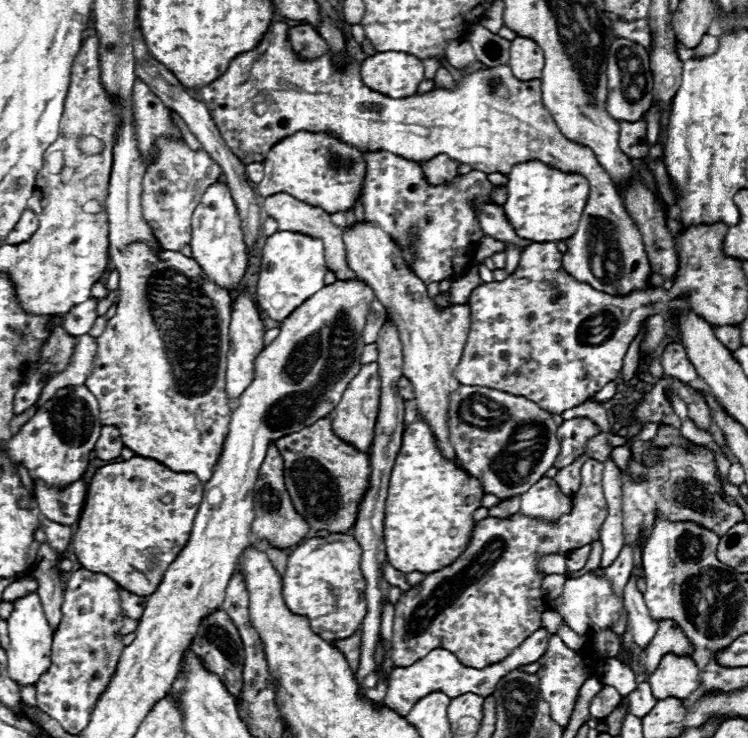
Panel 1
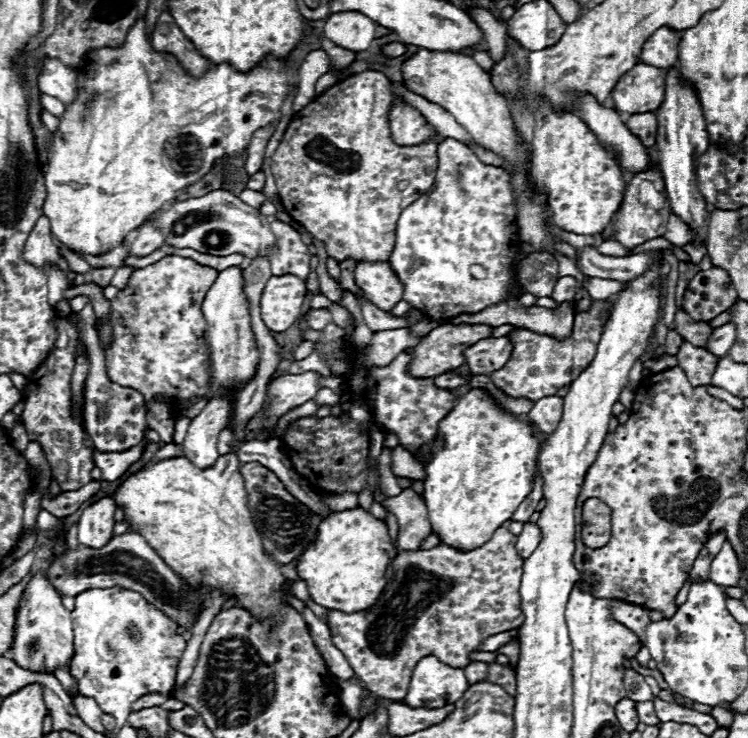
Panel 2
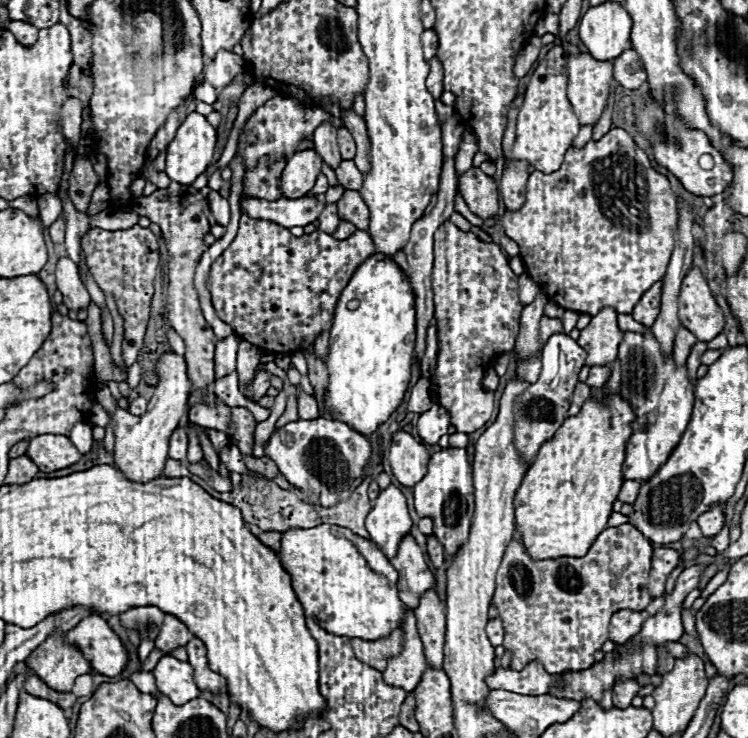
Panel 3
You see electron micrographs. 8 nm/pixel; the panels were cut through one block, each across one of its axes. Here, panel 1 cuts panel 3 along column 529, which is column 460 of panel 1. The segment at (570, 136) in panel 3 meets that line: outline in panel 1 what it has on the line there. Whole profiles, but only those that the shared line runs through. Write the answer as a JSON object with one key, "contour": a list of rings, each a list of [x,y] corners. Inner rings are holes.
{"contour":[[[274,20],[254,50],[238,54],[220,78],[200,88],[200,98],[206,104],[208,112],[212,114],[212,120],[216,122],[216,128],[220,130],[224,142],[244,164],[262,162],[268,150],[272,148],[272,144],[298,130],[306,130],[306,132],[332,130],[340,134],[344,142],[354,144],[358,148],[364,150],[382,148],[408,160],[428,160],[436,154],[448,154],[452,160],[458,160],[460,164],[468,164],[484,174],[500,172],[508,176],[508,172],[520,162],[542,162],[550,168],[558,168],[560,172],[580,174],[590,184],[590,196],[584,206],[578,230],[574,236],[566,240],[568,250],[562,256],[562,268],[578,282],[586,282],[594,290],[606,294],[626,296],[634,290],[648,288],[646,280],[652,274],[652,266],[648,262],[644,242],[636,228],[636,222],[626,212],[624,202],[612,178],[598,164],[594,152],[568,140],[558,130],[550,112],[542,104],[540,80],[522,82],[514,78],[512,70],[506,64],[498,68],[480,68],[472,74],[464,74],[462,82],[456,84],[454,92],[438,88],[422,96],[414,94],[396,100],[380,92],[372,92],[368,86],[364,86],[360,80],[360,62],[356,60],[352,60],[346,70],[334,70],[328,52],[318,60],[300,62],[290,50],[286,32],[288,32],[288,24]]]}

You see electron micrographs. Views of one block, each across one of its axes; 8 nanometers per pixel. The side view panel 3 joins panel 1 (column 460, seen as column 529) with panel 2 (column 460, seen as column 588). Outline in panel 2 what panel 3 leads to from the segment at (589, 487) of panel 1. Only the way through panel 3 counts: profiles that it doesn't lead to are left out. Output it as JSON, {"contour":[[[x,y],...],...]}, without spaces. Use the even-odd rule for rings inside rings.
{"contour":[[[500,526],[488,542],[468,552],[462,552],[448,544],[438,544],[422,552],[400,552],[392,562],[394,578],[392,582],[388,582],[374,606],[352,614],[330,610],[326,624],[330,628],[334,646],[344,652],[362,684],[376,698],[384,698],[390,702],[404,700],[412,670],[424,656],[434,654],[454,668],[464,668],[470,662],[468,654],[478,650],[478,646],[488,636],[514,630],[524,620],[520,608],[520,578],[524,560],[516,554],[514,544],[516,536]]]}

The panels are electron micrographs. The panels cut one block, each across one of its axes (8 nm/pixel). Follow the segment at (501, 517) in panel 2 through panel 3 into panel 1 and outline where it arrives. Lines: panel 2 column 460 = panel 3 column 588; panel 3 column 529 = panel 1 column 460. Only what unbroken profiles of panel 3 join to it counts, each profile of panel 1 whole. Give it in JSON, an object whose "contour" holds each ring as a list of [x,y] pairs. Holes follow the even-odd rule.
{"contour":[[[416,420],[408,424],[390,474],[384,508],[384,546],[388,562],[404,574],[432,574],[452,564],[452,560],[468,546],[476,524],[472,512],[482,506],[482,494],[484,490],[476,478],[440,456],[426,422]]]}

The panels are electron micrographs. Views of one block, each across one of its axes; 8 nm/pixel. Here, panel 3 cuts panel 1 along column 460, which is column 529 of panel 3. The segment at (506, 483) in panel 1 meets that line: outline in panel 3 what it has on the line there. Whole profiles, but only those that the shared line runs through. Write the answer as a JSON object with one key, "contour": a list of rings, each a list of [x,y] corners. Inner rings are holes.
{"contour":[[[552,334],[542,348],[542,374],[536,384],[528,386],[520,396],[514,398],[514,446],[520,458],[530,466],[540,446],[554,436],[554,432],[568,418],[568,408],[572,400],[574,386],[578,382],[578,372],[586,362],[586,350],[578,346],[568,334]]]}

